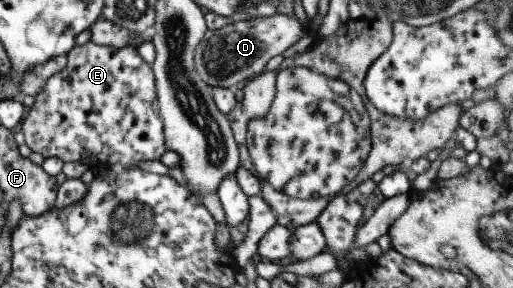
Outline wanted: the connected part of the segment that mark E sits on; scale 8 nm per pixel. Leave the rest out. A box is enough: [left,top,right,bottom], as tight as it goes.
[19,42,167,169]

